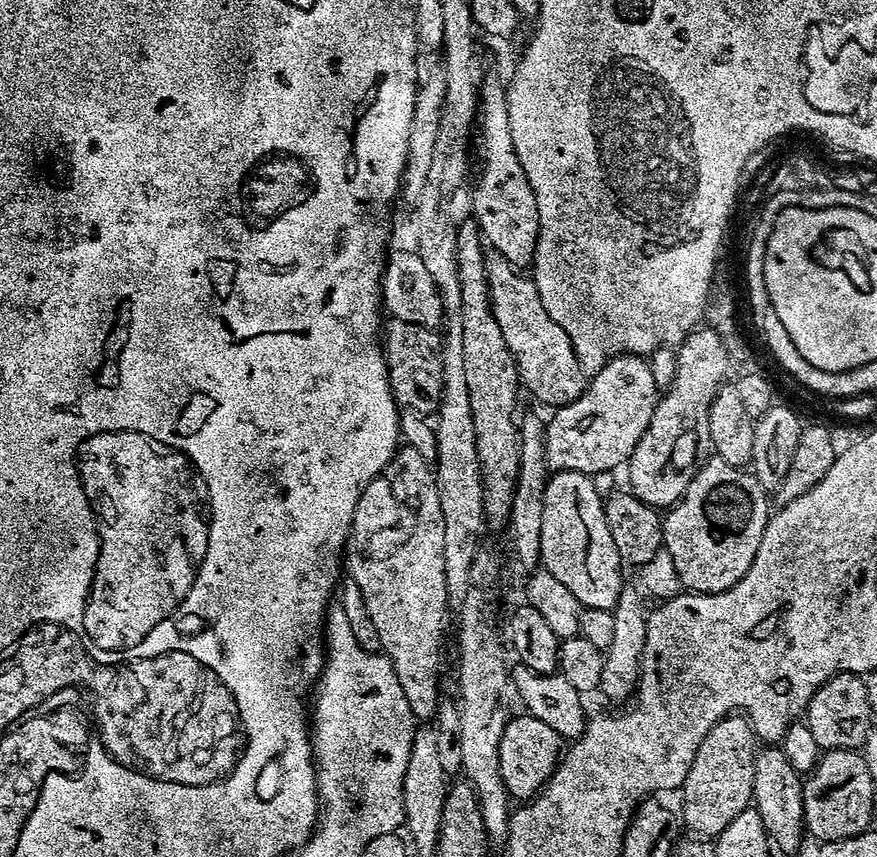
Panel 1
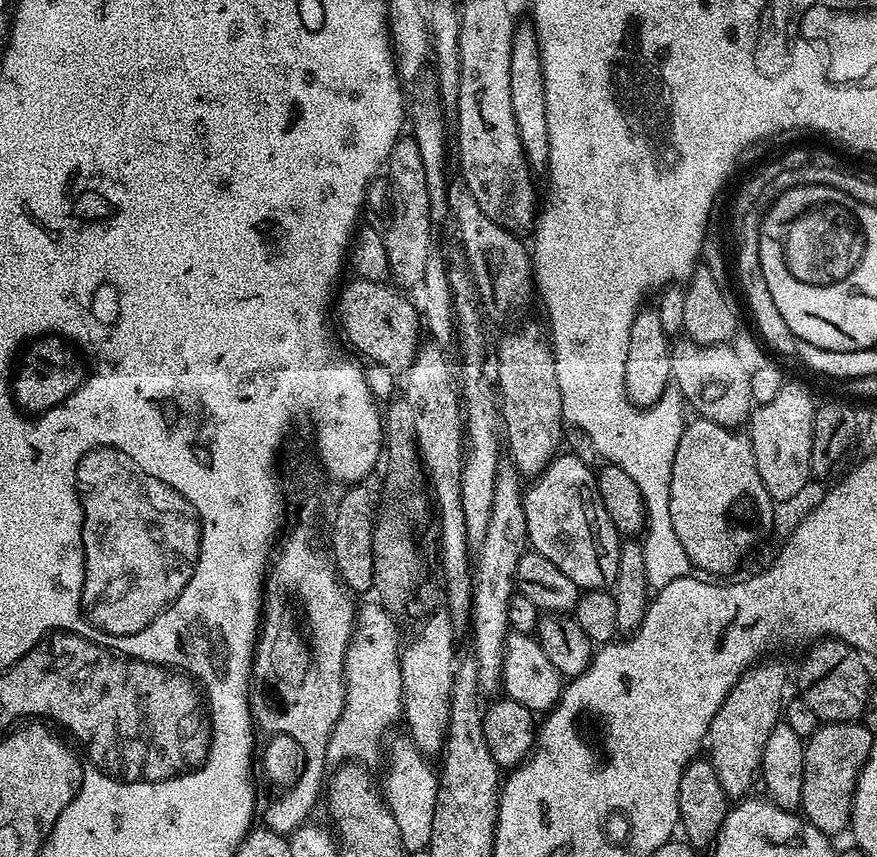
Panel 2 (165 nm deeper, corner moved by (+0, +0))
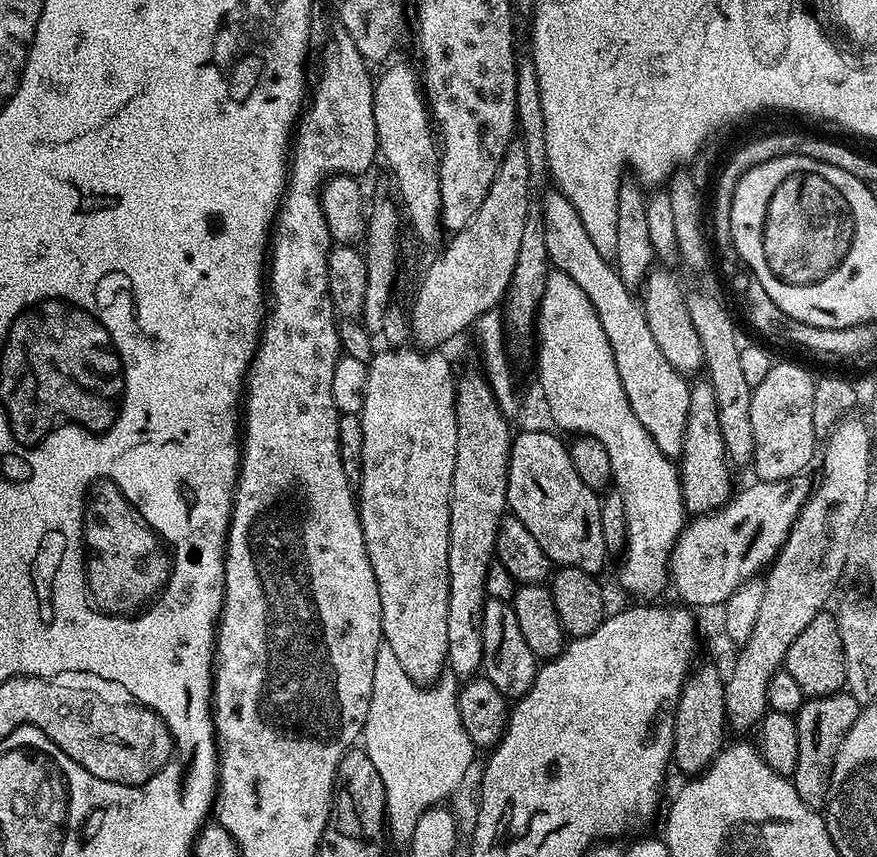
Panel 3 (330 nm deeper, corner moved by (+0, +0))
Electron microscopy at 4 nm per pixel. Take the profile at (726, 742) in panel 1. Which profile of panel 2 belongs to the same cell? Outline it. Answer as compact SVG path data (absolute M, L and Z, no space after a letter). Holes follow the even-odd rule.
M768 658L753 664L747 672L740 675L730 694L726 694L722 706L718 706L708 727L706 756L712 761L718 782L722 782L725 797L747 797L751 793L748 791L751 790L752 783L757 783L766 738L770 738L770 730L774 730L782 716L783 696L784 668Z

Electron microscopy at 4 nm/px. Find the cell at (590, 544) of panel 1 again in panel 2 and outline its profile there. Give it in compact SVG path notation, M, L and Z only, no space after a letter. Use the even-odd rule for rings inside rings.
M557 455L529 483L532 485L527 485L524 513L528 544L538 554L550 558L580 589L611 589L618 574L622 537L606 514L593 469L588 469L576 456L564 455Z

